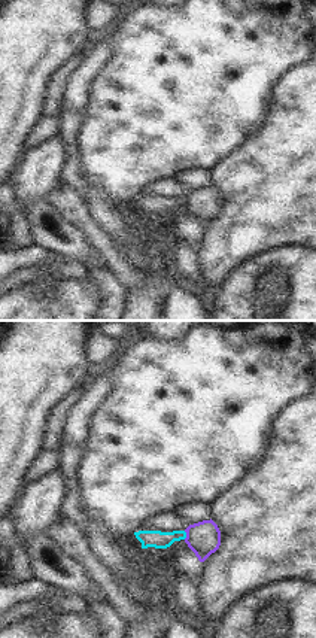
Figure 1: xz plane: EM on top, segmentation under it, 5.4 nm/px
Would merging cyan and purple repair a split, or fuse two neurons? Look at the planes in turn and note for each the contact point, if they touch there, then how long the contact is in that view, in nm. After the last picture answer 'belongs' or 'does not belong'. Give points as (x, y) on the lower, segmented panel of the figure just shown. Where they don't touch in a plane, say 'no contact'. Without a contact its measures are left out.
meets cyan at (185, 535); contact 50 nm long

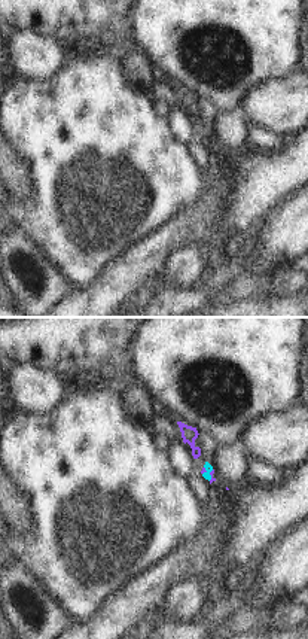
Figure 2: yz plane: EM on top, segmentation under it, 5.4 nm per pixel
meets cyan at (209, 474); contact 90 nm long

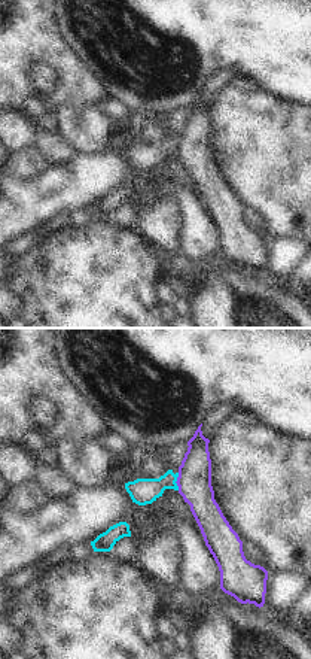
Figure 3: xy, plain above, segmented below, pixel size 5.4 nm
meets cyan at (176, 480); contact 100 nm long

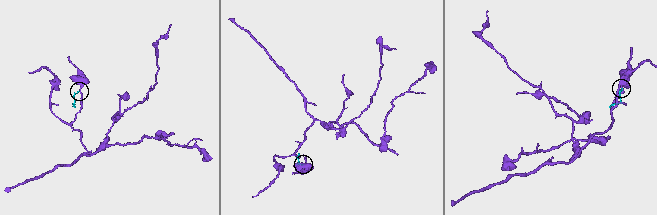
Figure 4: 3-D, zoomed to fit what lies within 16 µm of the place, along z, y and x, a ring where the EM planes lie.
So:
does not belong

